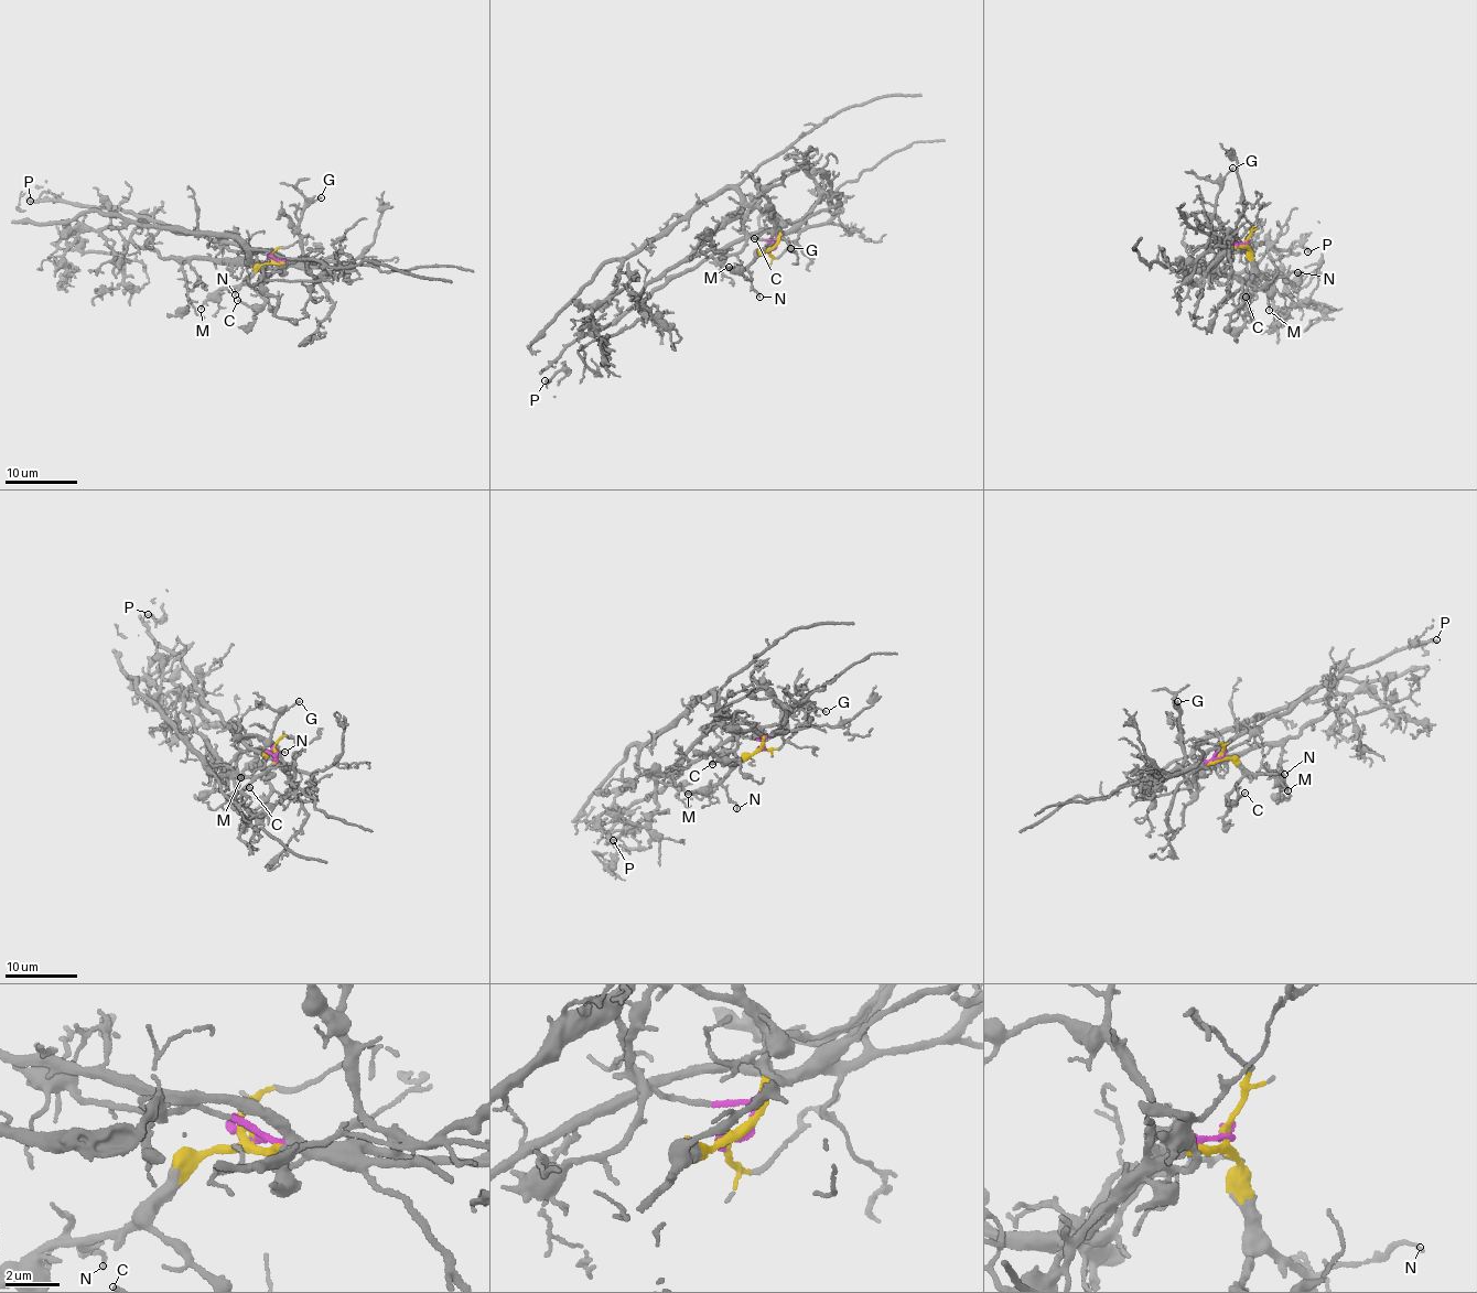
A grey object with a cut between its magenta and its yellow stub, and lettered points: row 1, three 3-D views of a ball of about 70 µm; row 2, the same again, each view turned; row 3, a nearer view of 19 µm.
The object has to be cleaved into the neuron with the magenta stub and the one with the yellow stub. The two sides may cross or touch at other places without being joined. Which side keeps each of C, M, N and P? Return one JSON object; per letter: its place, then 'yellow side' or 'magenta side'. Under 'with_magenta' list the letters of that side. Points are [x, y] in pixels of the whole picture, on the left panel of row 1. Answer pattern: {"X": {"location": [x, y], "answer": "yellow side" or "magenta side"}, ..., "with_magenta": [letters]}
{"C": {"location": [237, 300], "answer": "yellow side"}, "M": {"location": [201, 309], "answer": "yellow side"}, "N": {"location": [235, 294], "answer": "yellow side"}, "P": {"location": [30, 201], "answer": "magenta side"}, "with_magenta": ["P"]}

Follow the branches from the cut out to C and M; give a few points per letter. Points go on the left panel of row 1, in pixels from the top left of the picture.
C: (271, 261), (247, 282), (263, 298), (263, 304), (246, 306), (238, 300)
M: (271, 261), (243, 283), (220, 288), (201, 309)

